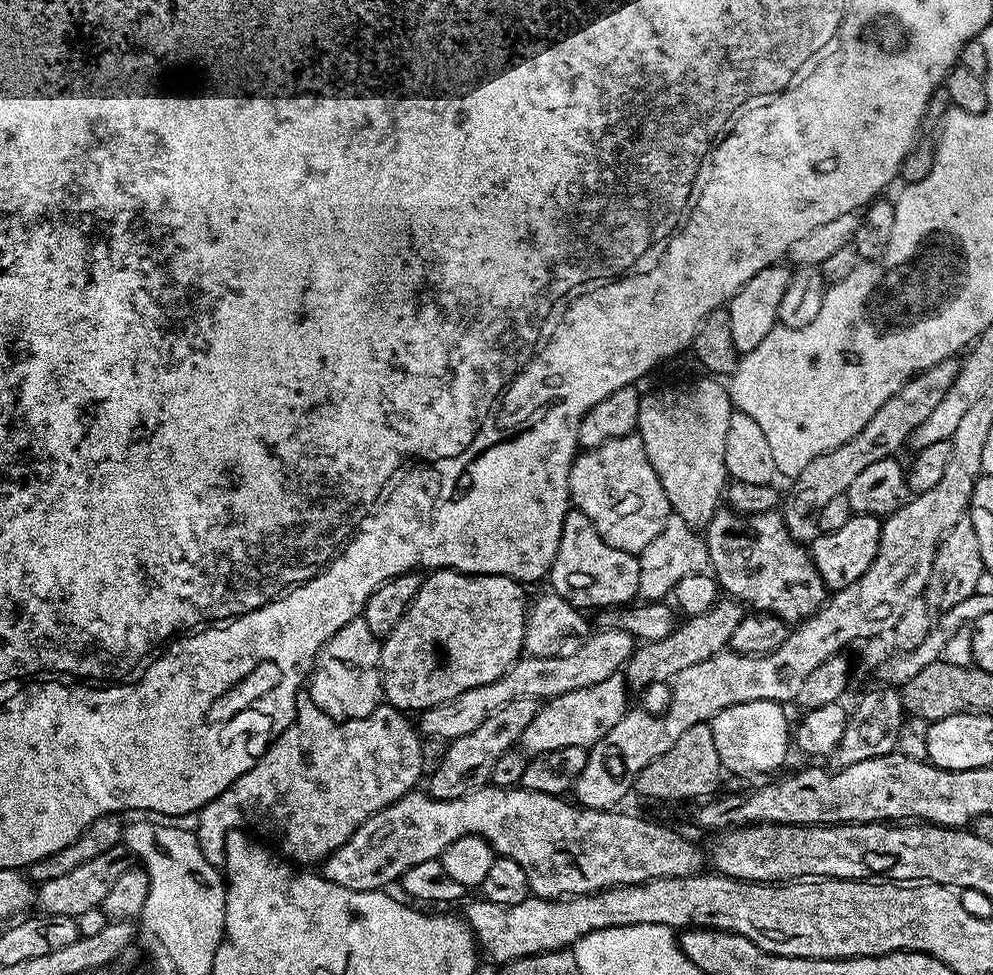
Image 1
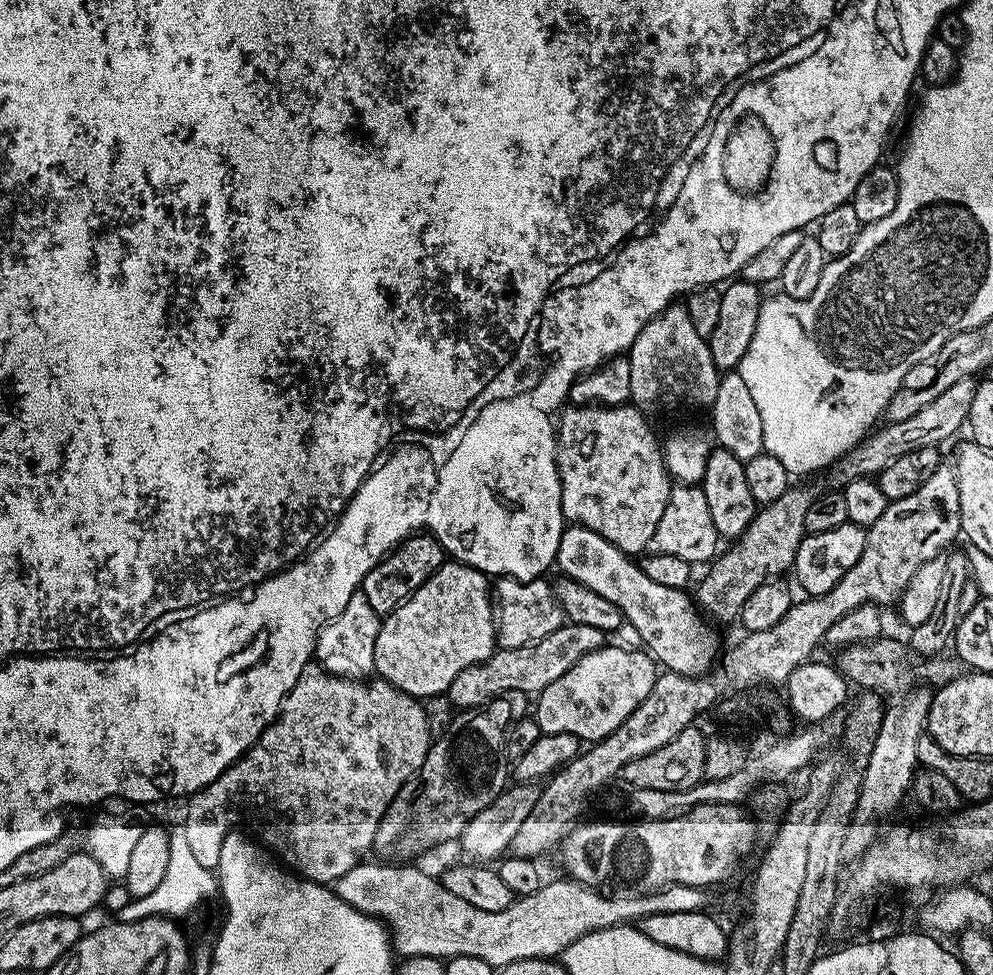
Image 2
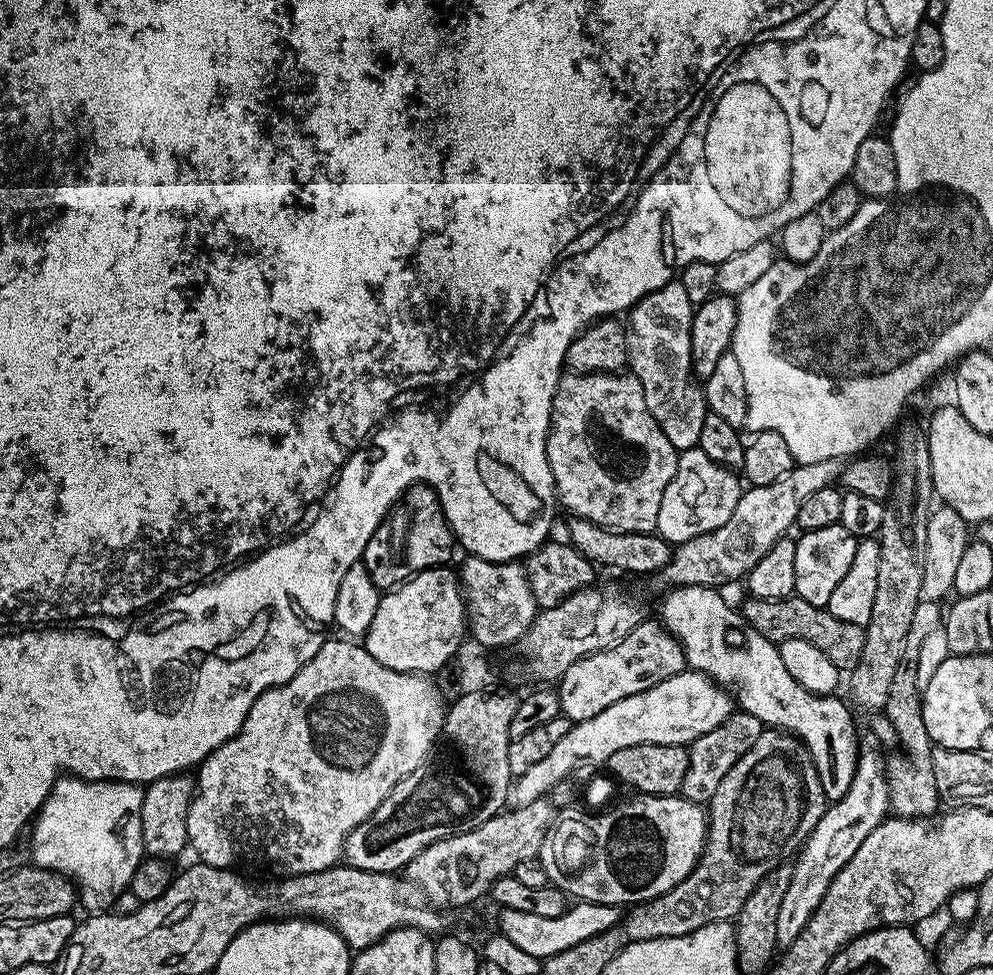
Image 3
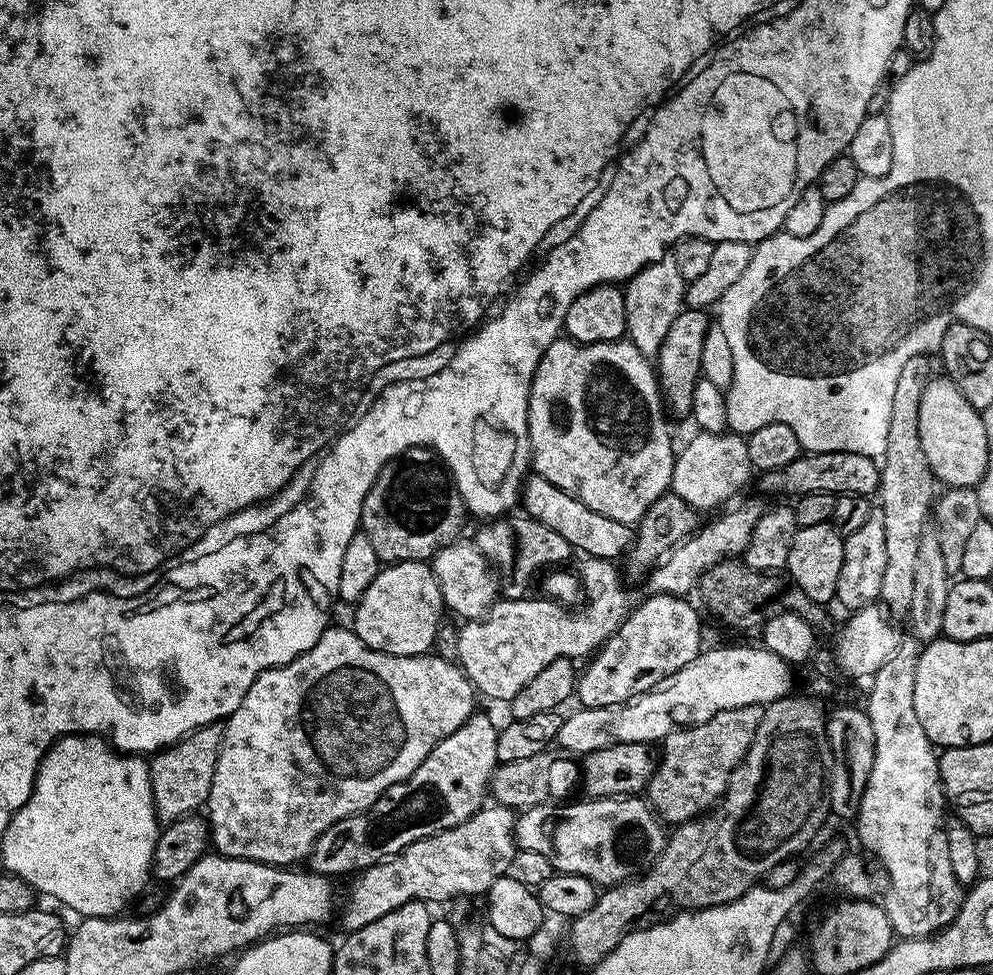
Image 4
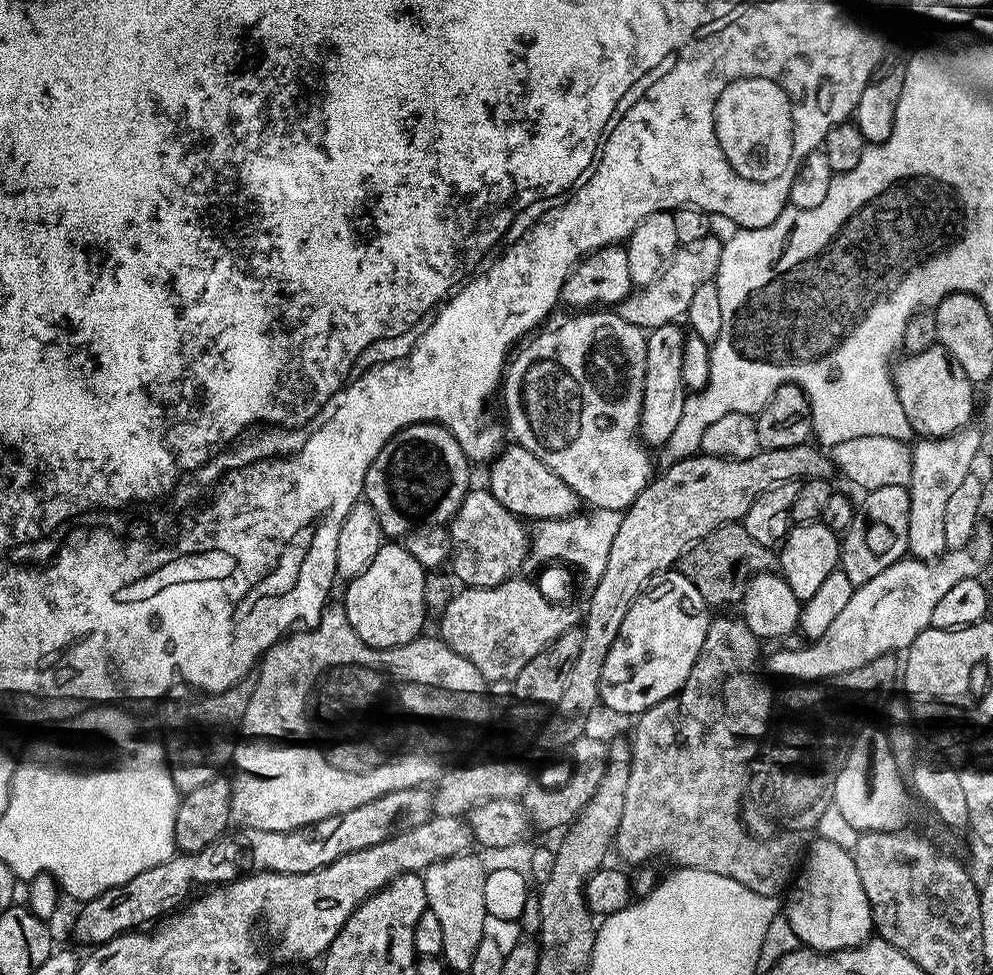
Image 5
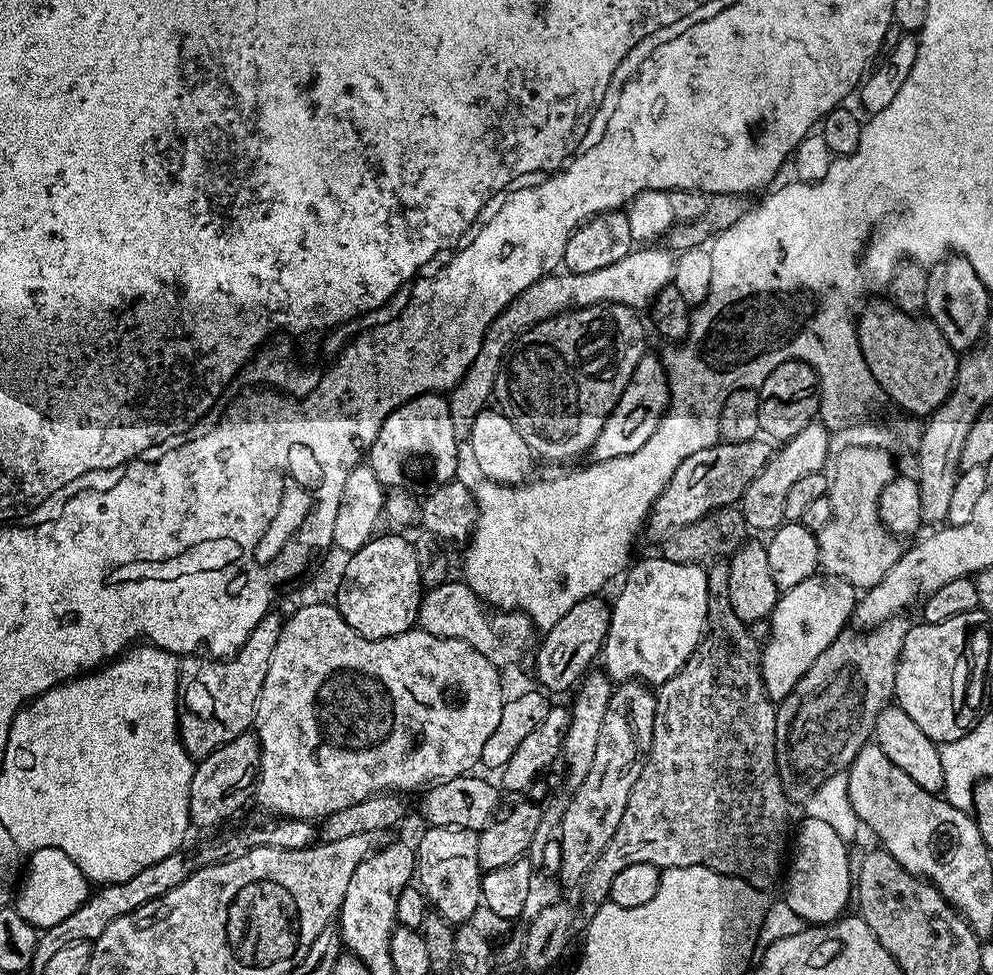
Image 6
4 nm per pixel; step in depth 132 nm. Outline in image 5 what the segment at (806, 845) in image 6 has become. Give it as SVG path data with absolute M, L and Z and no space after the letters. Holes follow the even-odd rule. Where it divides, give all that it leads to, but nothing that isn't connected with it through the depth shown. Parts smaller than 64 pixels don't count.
M819 838L813 839L812 849L807 849L806 855L802 860L802 867L799 869L798 875L795 877L794 883L787 889L786 897L782 904L783 919L788 919L788 924L792 927L792 932L797 936L799 943L803 947L813 950L835 950L837 948L857 948L859 944L865 944L867 940L873 935L874 925L872 923L872 911L870 910L870 902L866 898L866 890L862 890L862 878L858 878L858 866L854 866L854 858L849 849L842 846L834 846L834 842L829 840L822 840Z

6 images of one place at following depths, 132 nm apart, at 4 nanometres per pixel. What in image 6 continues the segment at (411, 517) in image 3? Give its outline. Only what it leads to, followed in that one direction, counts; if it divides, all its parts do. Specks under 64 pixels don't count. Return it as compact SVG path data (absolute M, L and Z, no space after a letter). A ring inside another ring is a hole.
M423 392L398 406L382 422L378 438L368 447L366 462L378 474L378 482L385 489L431 490L440 484L451 484L457 479L461 445L454 434L450 406L439 392Z

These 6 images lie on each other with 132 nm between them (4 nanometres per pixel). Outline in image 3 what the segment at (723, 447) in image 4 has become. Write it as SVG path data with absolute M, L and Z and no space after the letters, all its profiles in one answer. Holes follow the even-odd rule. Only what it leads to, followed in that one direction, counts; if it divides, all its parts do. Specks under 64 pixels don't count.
M698 446L679 453L674 478L670 478L670 486L666 486L666 494L662 494L662 506L658 506L655 535L675 546L690 542L690 538L710 534L710 530L718 530L718 526L726 526L726 522L730 522L730 514L734 514L734 506L738 506L741 491L741 477L733 469L723 468L718 462L714 462L714 458L709 458Z

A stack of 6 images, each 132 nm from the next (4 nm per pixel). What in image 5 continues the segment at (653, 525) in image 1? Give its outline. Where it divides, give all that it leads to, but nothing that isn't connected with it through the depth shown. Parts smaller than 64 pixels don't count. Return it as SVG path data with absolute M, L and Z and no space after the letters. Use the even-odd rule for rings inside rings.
M584 310L572 314L565 324L544 331L537 331L506 365L502 396L504 392L511 439L546 462L583 503L623 513L654 479L653 453L640 439L648 341L645 329L626 322L616 310Z

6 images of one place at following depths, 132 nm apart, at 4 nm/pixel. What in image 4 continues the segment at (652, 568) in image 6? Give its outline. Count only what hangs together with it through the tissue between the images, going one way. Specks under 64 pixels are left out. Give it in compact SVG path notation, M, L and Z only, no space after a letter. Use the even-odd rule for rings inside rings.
M652 594L640 605L633 607L628 616L620 624L620 629L612 633L606 643L600 645L598 651L587 661L588 669L579 673L576 682L575 699L583 707L614 706L624 704L635 696L650 692L673 676L686 662L694 662L694 658L702 651L700 644L700 616L691 604L691 599L682 596L661 596Z

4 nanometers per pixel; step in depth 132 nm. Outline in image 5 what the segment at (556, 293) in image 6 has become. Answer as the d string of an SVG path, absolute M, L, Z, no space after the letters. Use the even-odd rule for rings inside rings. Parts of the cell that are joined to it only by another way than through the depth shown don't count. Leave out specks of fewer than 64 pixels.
M716 234L702 238L702 242L697 244L677 248L676 253L672 256L672 261L656 281L633 291L632 295L627 296L618 305L620 316L626 318L626 322L645 330L683 321L688 315L690 302L697 293L698 286L715 281L723 249L721 237L716 237Z

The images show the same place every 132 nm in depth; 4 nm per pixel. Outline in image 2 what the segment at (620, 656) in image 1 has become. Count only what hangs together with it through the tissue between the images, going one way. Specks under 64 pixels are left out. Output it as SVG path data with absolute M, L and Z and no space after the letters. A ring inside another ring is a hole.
M565 622L552 634L546 634L540 641L518 646L516 649L497 647L490 658L474 666L466 666L454 682L450 682L446 695L456 710L475 710L484 707L495 696L506 694L510 690L538 694L550 682L555 682L586 654L605 647L606 633L594 630L594 626L578 626Z

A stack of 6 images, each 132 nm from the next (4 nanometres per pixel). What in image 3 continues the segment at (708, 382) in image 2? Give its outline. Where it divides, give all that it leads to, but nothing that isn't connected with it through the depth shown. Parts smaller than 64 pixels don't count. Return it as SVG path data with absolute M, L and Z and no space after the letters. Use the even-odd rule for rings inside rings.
M674 278L666 286L643 296L626 313L628 368L631 375L642 382L646 407L654 414L654 422L662 426L662 434L666 434L677 453L699 445L702 422L706 422L709 414L701 381L692 375L690 326L693 311L694 305L686 295L686 289Z

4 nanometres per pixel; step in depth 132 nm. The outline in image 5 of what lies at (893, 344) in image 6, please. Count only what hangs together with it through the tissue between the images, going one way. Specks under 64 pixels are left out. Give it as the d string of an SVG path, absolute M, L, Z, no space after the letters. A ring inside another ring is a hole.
M935 346L917 356L905 355L903 359L895 365L892 381L896 383L898 402L902 402L902 410L906 410L913 433L920 438L935 438L969 427L974 385L966 378L962 366L952 362L948 351Z

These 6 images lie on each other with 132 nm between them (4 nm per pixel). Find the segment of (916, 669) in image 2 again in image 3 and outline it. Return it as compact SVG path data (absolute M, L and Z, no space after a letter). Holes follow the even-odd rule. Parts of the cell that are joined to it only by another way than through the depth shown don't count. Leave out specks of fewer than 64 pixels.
M795 594L786 597L785 600L757 600L755 598L745 599L742 614L762 638L771 640L773 644L779 645L786 638L802 638L810 642L810 646L815 646L834 662L834 666L840 669L841 673L847 674L852 671L858 658L862 658L862 646L864 645L865 625L854 622L842 622L834 618L827 608L810 606L801 596Z

